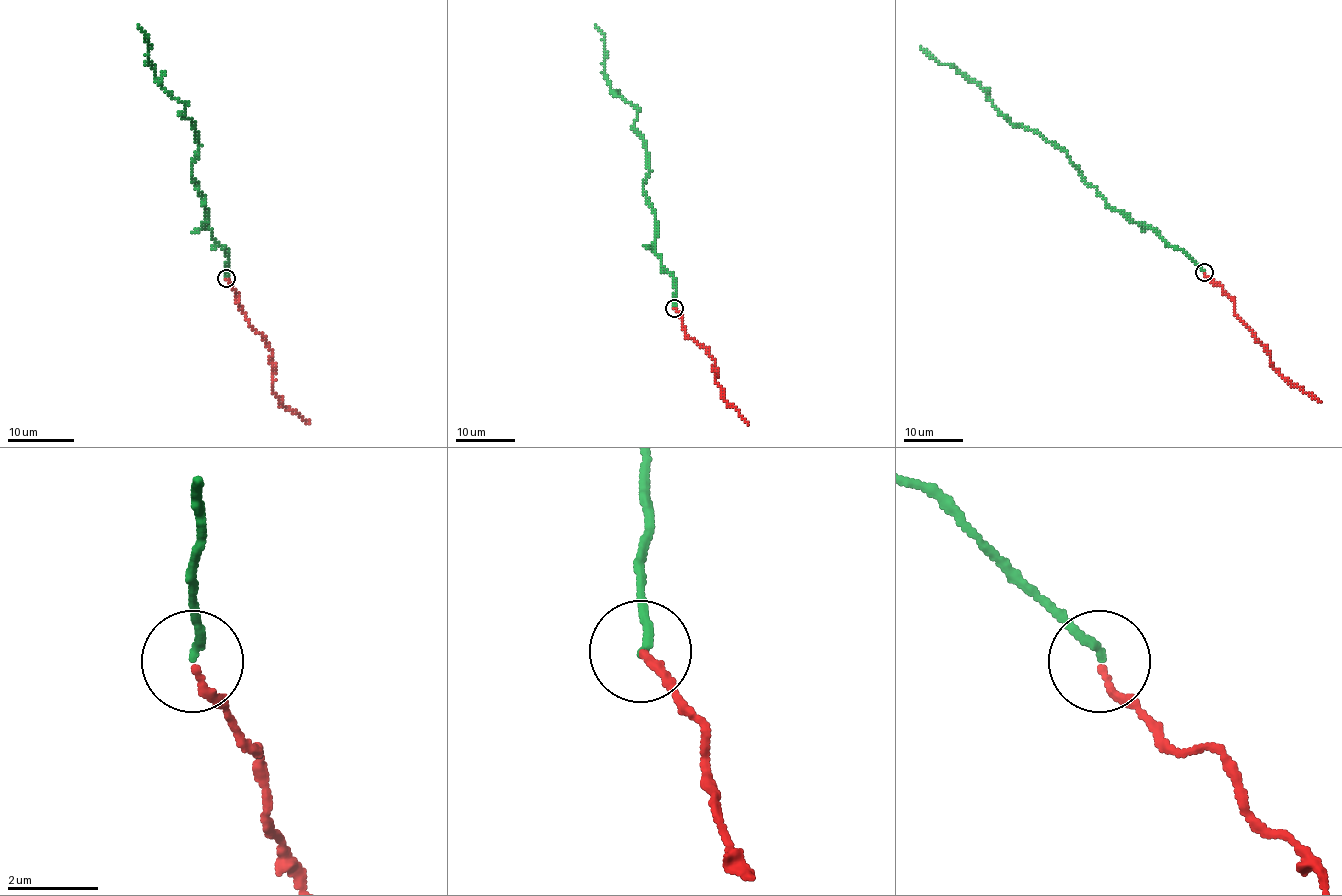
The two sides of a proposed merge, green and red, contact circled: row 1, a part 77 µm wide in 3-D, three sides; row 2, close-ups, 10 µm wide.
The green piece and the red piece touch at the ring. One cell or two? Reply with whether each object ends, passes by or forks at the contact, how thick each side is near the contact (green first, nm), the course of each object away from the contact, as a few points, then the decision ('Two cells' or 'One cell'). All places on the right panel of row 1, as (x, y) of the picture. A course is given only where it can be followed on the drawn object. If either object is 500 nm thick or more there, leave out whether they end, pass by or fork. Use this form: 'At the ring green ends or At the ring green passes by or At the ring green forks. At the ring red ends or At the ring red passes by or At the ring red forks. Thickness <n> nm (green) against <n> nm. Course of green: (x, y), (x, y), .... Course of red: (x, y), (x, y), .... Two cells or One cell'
At the ring green ends. At the ring red ends. Thickness 190 nm (green) against 150 nm. Course of green: (1203, 272), (1144, 223), (1114, 211), (1068, 154), (1011, 123), (978, 84), (954, 66), (941, 65), (920, 46). Course of red: (1203, 272), (1233, 301), (1235, 314), (1269, 354), (1271, 365), (1286, 380), (1311, 393), (1320, 402). Two cells

